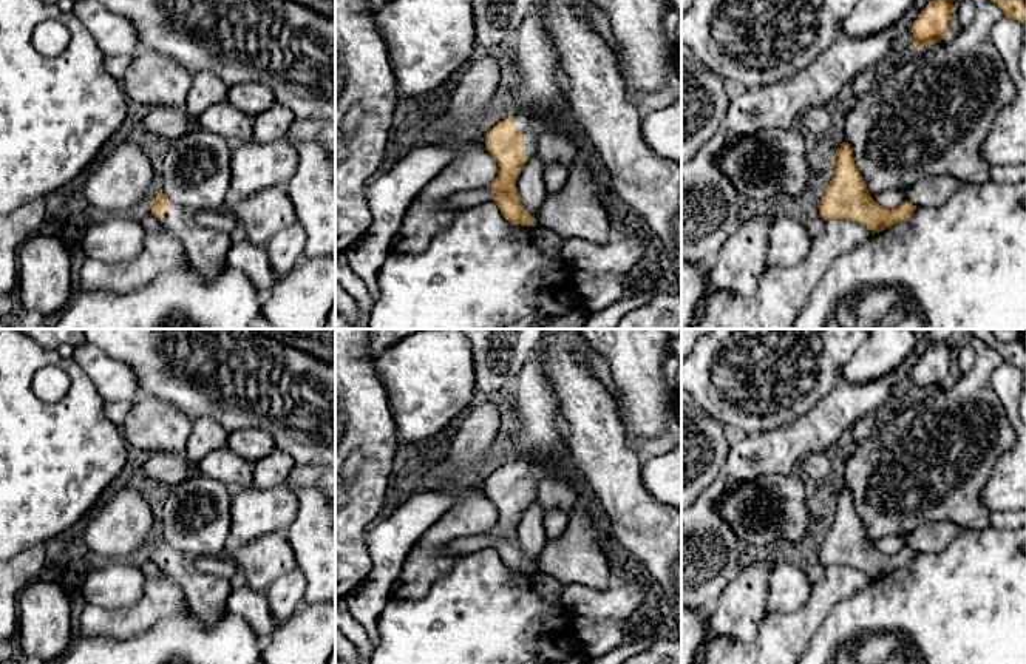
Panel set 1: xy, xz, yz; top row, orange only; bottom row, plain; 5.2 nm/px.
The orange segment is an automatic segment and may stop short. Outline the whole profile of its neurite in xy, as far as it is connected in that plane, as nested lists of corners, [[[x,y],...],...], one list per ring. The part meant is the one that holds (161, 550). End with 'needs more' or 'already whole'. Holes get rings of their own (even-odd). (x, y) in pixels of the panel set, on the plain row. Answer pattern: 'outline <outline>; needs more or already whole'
outline [[[162,536],[153,545],[151,562],[158,564],[182,588],[195,613],[207,624],[224,611],[232,591],[227,579],[199,573],[193,559],[173,550]]]; needs more

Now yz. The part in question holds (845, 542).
outline [[[842,488],[836,496],[833,513],[833,523],[824,536],[819,551],[819,562],[824,567],[847,565],[864,571],[875,581],[913,561],[916,551],[907,545],[896,554],[885,554],[870,542],[848,488]]]; already whole

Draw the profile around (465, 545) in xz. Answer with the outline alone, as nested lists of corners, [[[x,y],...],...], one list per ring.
[[[477,534],[471,537],[462,537],[451,542],[445,553],[453,553],[454,556],[471,554],[481,548],[494,547],[496,539],[488,534]]]

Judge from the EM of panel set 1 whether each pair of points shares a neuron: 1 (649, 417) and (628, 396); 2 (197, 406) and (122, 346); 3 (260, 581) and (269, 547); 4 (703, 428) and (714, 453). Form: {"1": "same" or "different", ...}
{"1": "same", "2": "same", "3": "same", "4": "same"}

